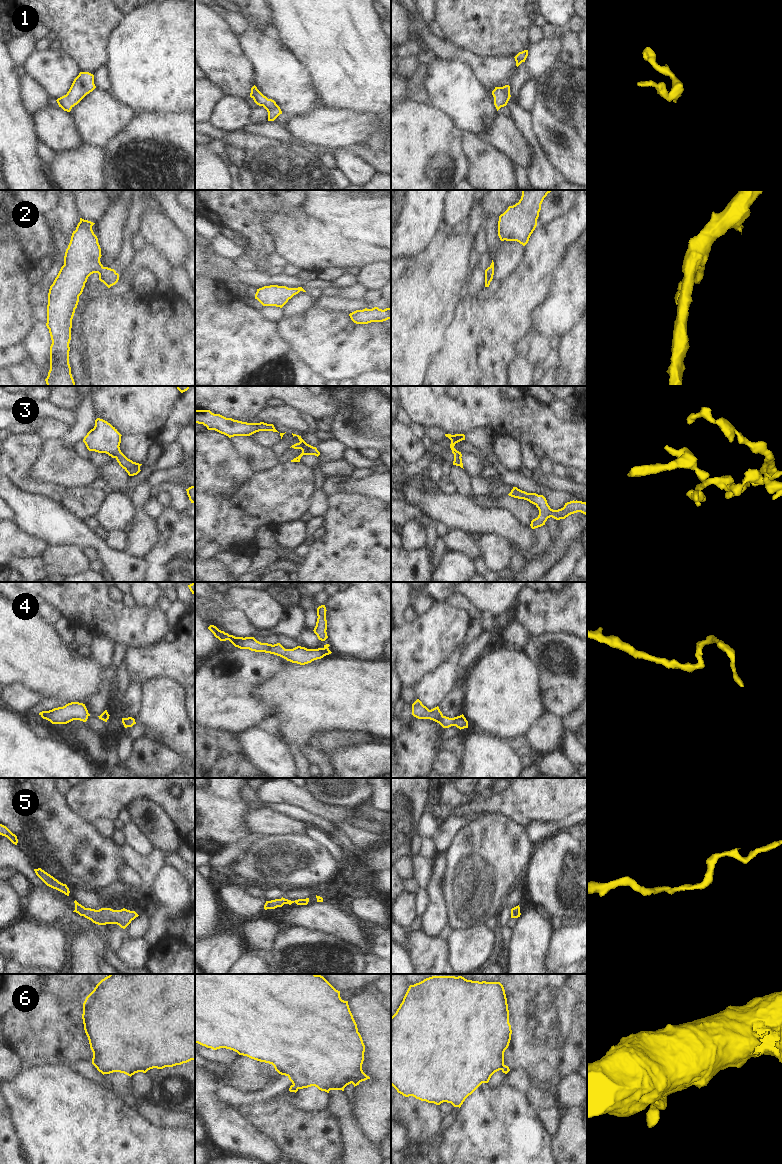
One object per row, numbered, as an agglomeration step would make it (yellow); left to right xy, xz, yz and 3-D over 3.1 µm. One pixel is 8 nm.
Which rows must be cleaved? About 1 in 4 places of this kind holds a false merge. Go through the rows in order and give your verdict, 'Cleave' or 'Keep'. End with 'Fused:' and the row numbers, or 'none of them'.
1: Keep
2: Keep
3: Keep
4: Keep
5: Keep
6: Keep
Fused: none of them

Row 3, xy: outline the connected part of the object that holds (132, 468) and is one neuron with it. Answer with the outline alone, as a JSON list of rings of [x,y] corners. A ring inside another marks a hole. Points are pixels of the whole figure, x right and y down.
[[[97,418],[95,426],[84,437],[89,451],[106,453],[115,458],[119,465],[128,473],[129,476],[137,475],[141,470],[142,464],[128,459],[120,450],[121,434],[107,421]]]

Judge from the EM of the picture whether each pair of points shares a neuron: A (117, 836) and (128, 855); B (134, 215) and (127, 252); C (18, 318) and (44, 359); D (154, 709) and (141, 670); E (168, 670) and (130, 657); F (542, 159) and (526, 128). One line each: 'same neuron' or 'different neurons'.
A: different neurons
B: same neuron
C: different neurons
D: different neurons
E: same neuron
F: same neuron

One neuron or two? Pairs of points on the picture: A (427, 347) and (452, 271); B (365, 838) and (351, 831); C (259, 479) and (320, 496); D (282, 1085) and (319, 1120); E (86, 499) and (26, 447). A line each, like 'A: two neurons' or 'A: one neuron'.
A: one neuron
B: one neuron
C: two neurons
D: two neurons
E: one neuron

